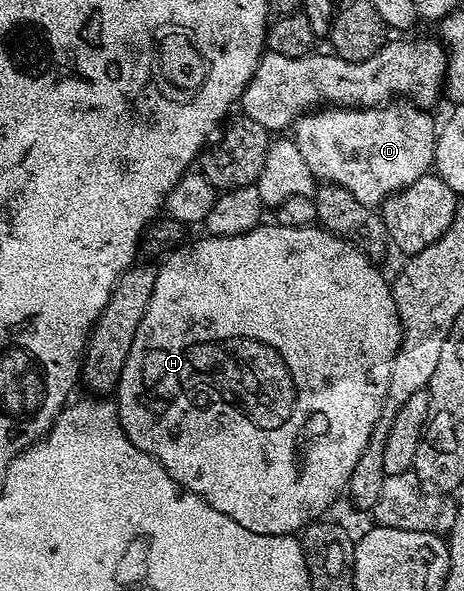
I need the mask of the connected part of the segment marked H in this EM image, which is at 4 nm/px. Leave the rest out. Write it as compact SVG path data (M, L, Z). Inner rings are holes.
M263 223L250 233L231 237L202 235L199 241L183 244L157 266L158 274L144 319L136 331L128 363L118 380L116 404L118 418L132 443L152 455L172 475L185 492L200 495L216 511L236 519L240 527L260 535L294 535L319 520L322 513L350 484L357 460L365 453L376 419L388 391L392 363L402 342L402 324L396 311L391 282L377 269L375 262L343 237L319 227L282 226Z

